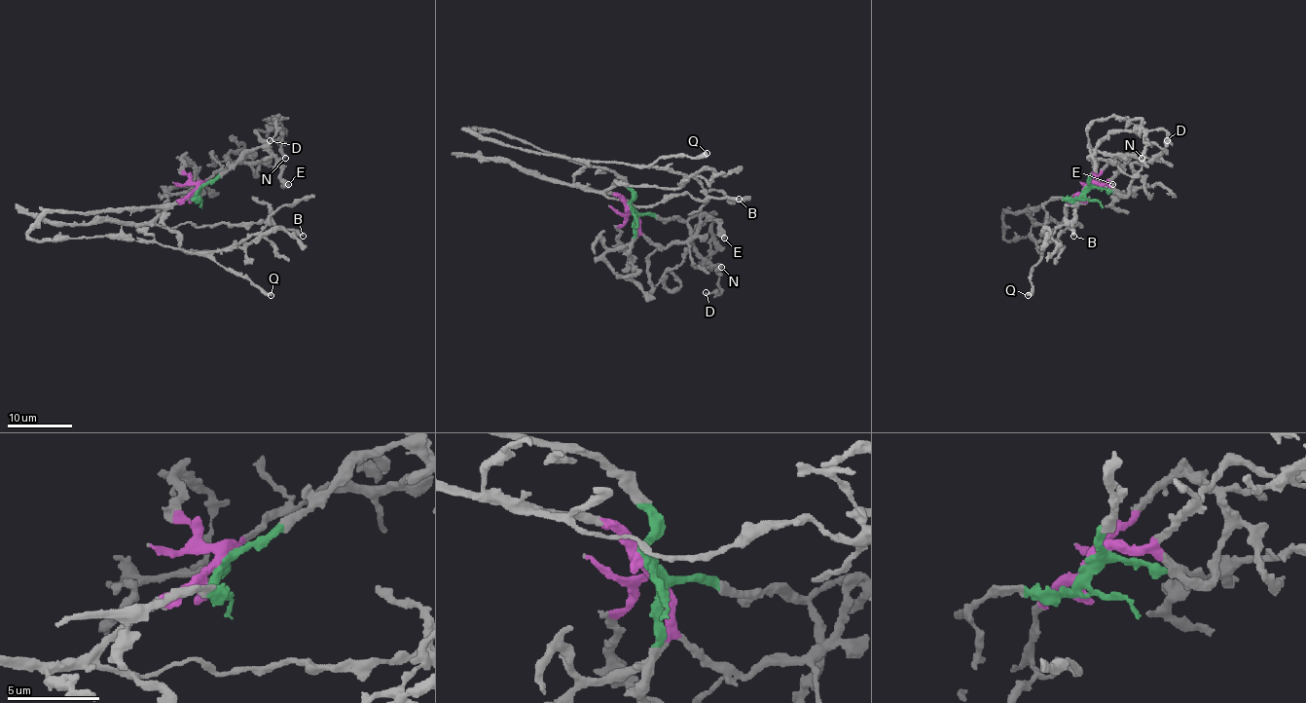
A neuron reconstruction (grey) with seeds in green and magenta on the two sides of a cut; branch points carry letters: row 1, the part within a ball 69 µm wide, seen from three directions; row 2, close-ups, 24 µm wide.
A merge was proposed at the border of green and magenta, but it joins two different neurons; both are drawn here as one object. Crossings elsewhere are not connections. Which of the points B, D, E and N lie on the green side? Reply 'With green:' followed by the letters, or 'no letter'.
With green: D, E, N

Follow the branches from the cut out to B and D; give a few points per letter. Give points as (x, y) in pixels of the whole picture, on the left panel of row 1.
B: (197, 190), (172, 203), (156, 223), (172, 228), (192, 223), (198, 226), (271, 223), (304, 236)
D: (197, 190), (214, 182), (246, 153), (263, 146), (274, 135), (275, 117), (284, 131), (270, 140)

